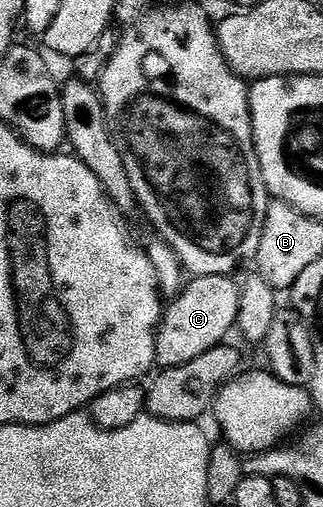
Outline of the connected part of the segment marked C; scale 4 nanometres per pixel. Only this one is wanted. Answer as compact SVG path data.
M227 274L215 276L197 276L186 281L182 291L164 307L161 325L157 327L157 343L155 344L156 365L170 370L179 364L191 364L203 352L211 352L211 348L222 345L229 333L234 333L241 303L241 286L233 283L234 279Z

